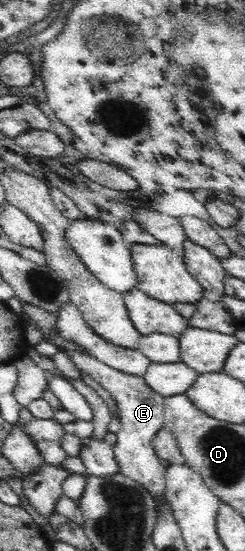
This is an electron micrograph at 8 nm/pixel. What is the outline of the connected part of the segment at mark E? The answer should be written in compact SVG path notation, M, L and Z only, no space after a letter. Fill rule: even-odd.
M70 352L72 362L77 368L83 368L93 376L116 401L121 427L116 433L117 441L113 444L113 451L121 474L135 480L144 489L152 492L158 502L165 495L165 472L152 444L152 437L165 426L164 405L165 397L152 390L143 376L136 376L126 372L120 372L92 355Z

